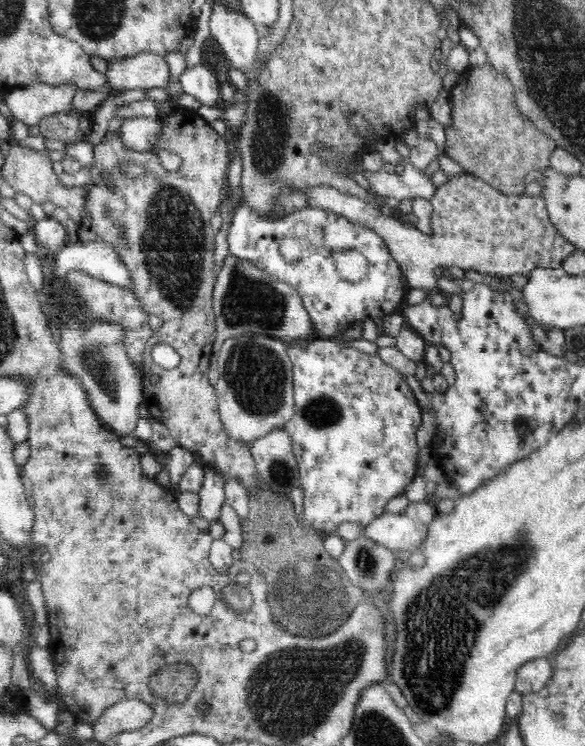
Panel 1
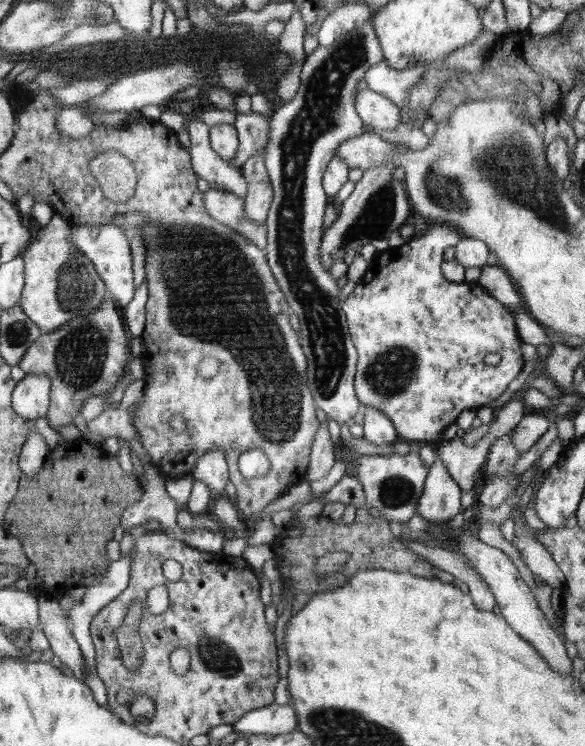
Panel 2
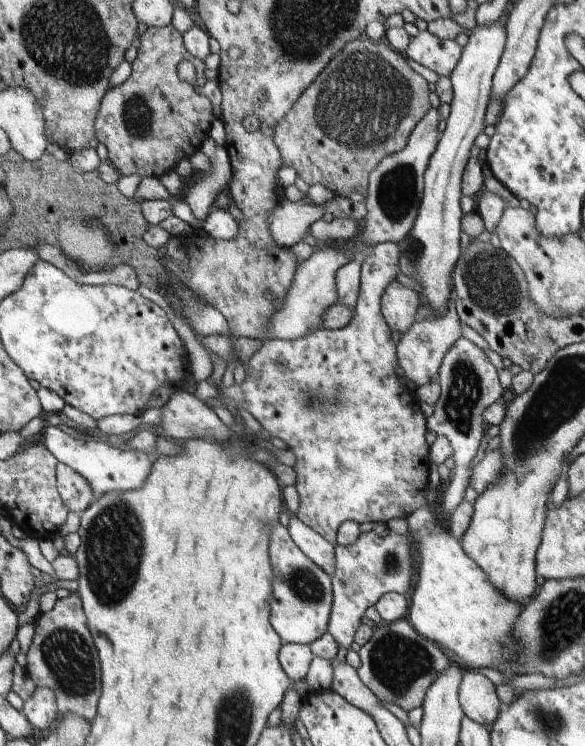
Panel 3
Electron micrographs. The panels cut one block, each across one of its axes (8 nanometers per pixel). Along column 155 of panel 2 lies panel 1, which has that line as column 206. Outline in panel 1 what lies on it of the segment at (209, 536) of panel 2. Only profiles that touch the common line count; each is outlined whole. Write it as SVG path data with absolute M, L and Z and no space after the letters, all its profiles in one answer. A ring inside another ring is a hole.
M204 468L204 486L198 492L200 494L198 516L204 518L208 524L222 518L222 504L226 502L224 484L226 482L218 472L218 468Z

